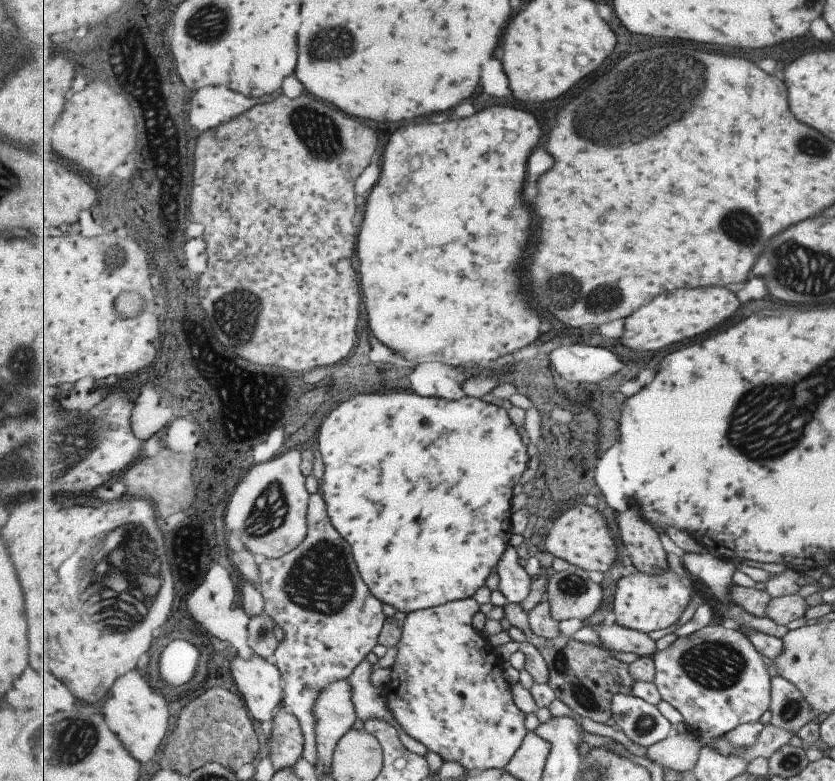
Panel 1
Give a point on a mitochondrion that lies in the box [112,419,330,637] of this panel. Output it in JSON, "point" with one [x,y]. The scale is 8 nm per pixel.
{"point":[270,510]}

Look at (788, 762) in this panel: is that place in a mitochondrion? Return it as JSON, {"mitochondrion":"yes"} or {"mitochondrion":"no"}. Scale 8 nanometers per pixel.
{"mitochondrion":"yes"}

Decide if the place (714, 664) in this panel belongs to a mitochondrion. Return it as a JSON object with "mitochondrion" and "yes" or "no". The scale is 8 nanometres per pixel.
{"mitochondrion":"yes"}

